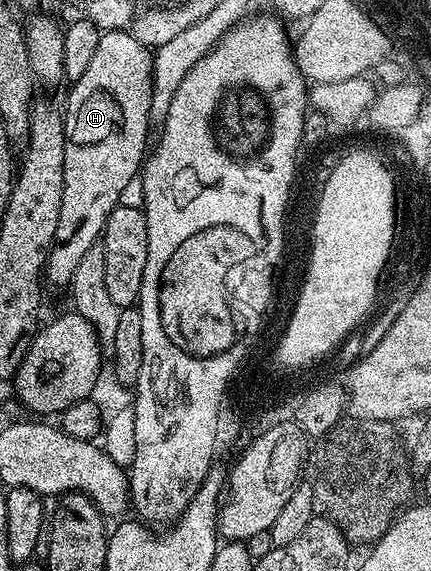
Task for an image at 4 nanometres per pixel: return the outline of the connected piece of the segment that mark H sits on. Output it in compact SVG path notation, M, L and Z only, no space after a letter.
M122 30L104 31L99 40L99 45L95 48L95 57L92 58L91 64L83 72L83 76L79 76L77 82L72 83L68 87L69 103L63 106L63 117L65 120L65 151L63 152L63 204L59 204L59 224L55 224L55 240L53 246L49 250L49 260L45 267L44 281L49 282L53 286L68 287L71 276L75 276L75 268L83 261L83 255L98 245L101 233L105 231L107 224L107 216L111 216L111 212L120 203L123 196L123 188L127 188L127 184L131 184L142 169L143 163L147 158L147 147L149 142L149 129L151 123L149 121L149 113L151 112L151 96L153 95L153 54L150 47L144 46L139 40L135 40L135 36L131 36Z

